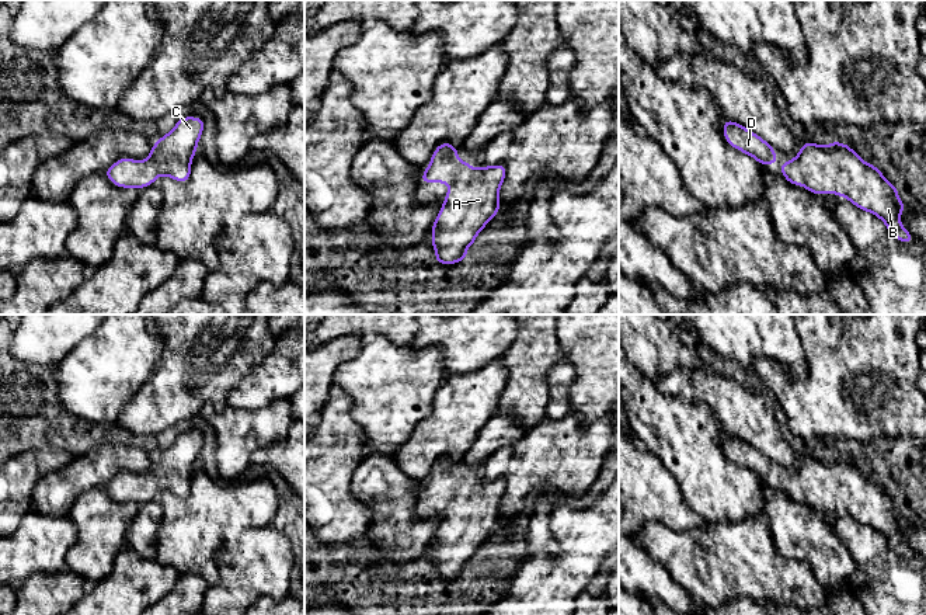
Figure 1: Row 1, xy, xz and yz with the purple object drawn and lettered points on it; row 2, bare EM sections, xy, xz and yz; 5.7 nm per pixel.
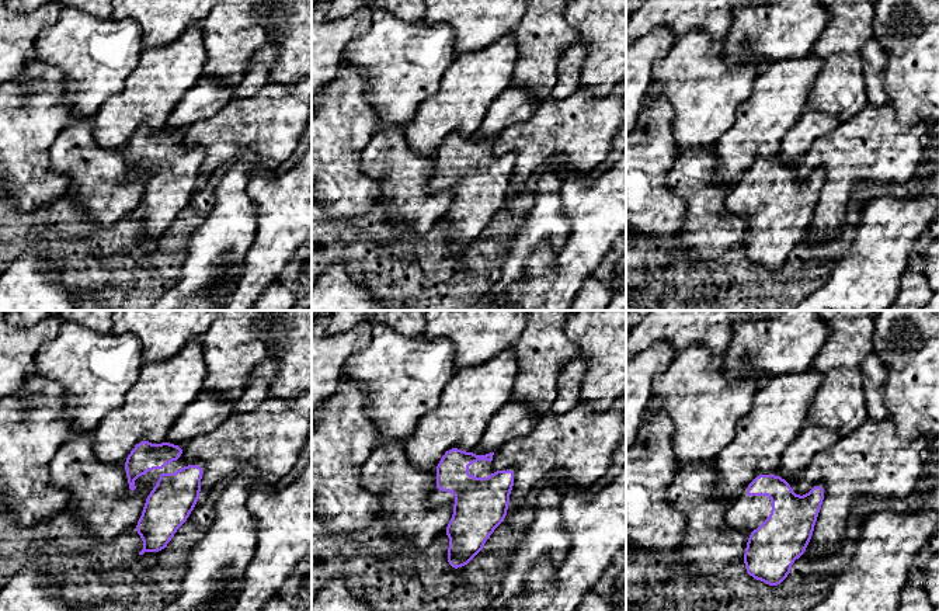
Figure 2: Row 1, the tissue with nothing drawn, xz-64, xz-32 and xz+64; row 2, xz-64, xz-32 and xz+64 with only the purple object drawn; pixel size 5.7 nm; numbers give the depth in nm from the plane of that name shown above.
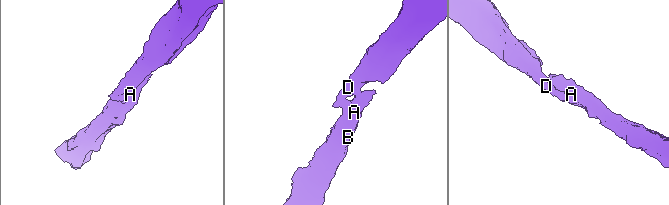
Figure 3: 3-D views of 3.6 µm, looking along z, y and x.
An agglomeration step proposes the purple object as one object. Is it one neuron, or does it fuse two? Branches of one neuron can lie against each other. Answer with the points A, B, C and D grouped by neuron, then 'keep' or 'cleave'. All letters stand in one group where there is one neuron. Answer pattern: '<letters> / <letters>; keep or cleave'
A B C D; keep

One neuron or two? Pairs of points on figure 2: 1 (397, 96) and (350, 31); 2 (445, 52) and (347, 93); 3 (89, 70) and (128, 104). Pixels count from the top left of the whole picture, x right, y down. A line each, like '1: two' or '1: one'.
1: two
2: two
3: two

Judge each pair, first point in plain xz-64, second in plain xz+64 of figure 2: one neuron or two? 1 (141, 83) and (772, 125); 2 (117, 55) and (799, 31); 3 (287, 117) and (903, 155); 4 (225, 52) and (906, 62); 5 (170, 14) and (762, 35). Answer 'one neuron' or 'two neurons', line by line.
1: one neuron
2: two neurons
3: one neuron
4: two neurons
5: one neuron

